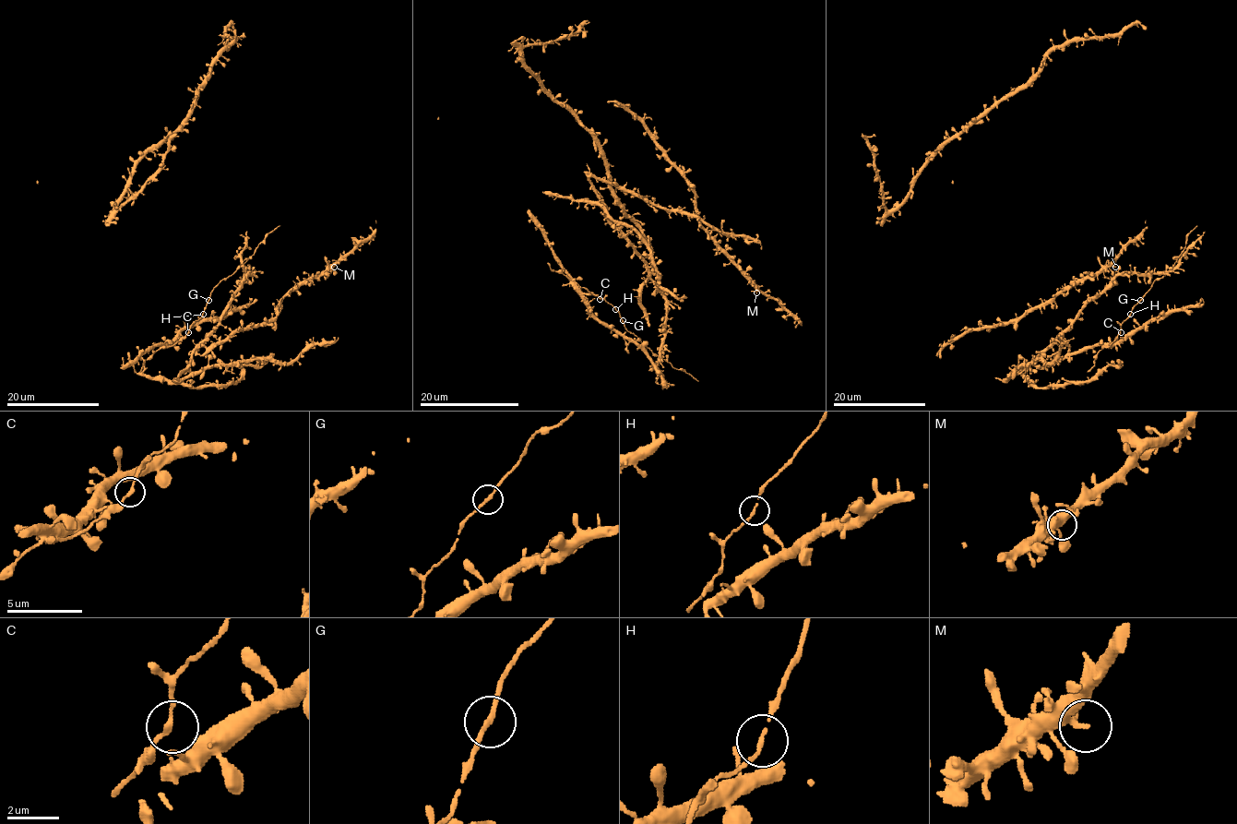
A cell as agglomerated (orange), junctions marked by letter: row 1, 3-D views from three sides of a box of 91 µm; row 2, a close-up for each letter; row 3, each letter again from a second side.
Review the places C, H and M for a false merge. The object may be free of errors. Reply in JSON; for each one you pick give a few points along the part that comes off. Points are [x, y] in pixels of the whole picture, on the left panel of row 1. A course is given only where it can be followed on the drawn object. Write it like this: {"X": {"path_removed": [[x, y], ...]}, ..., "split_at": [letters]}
{"split_at": []}

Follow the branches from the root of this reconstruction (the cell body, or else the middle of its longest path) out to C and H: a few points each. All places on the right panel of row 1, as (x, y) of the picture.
C: (1028, 364), (1007, 380), (1023, 371), (1116, 276), (1168, 272), (1172, 267), (1134, 307), (1121, 332)
H: (1028, 364), (1022, 364), (1007, 380), (1023, 371), (1116, 276), (1168, 272), (1172, 267), (1153, 282), (1130, 314)

